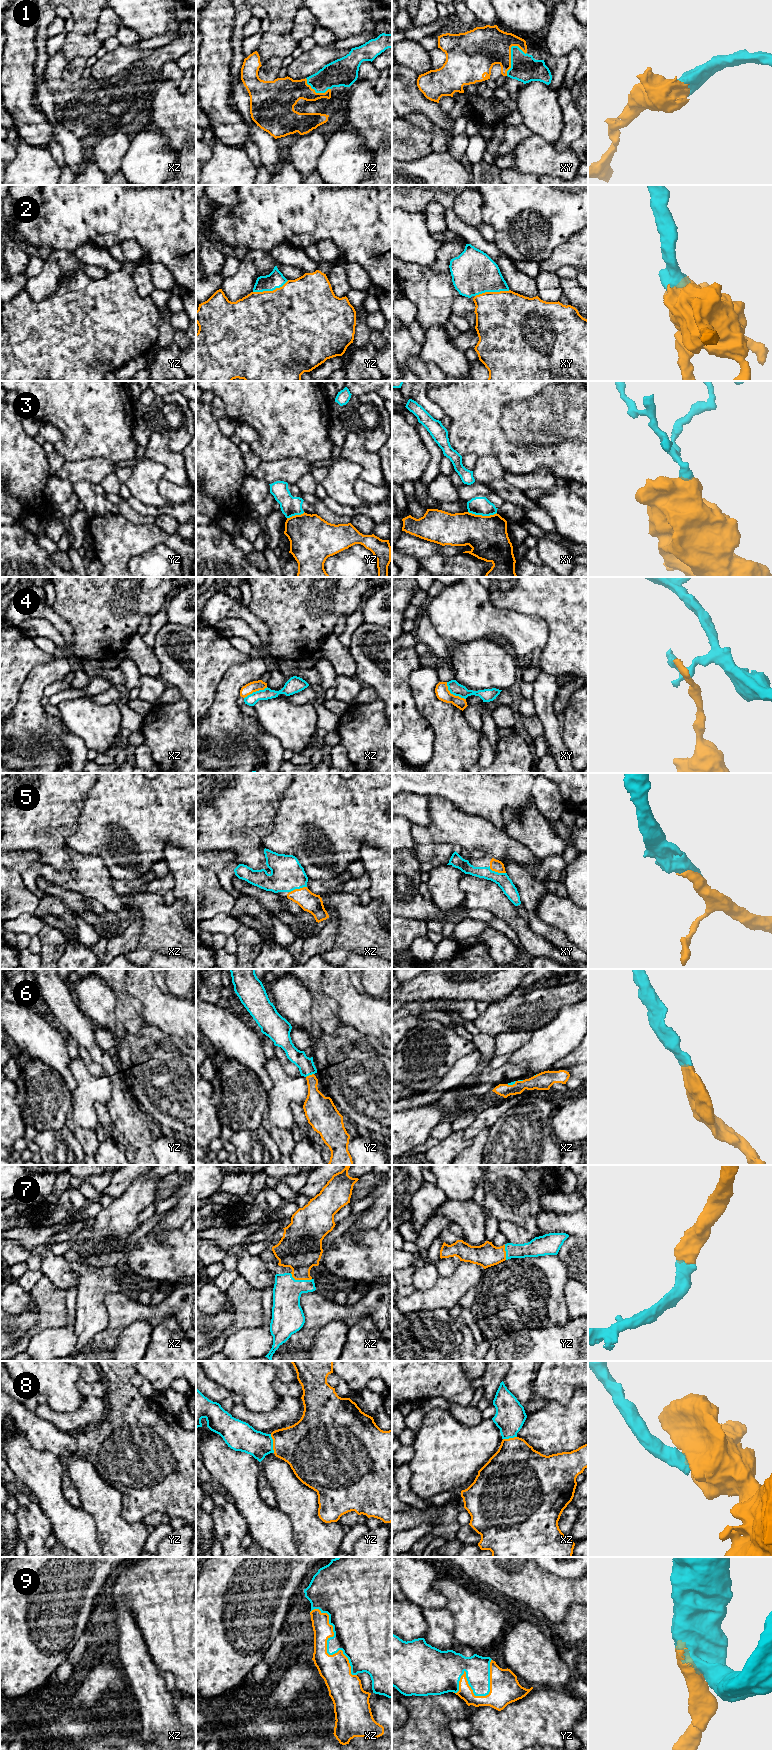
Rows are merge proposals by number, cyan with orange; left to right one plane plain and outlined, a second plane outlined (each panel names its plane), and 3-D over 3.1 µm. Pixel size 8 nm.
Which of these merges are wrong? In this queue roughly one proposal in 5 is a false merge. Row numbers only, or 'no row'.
3, 4

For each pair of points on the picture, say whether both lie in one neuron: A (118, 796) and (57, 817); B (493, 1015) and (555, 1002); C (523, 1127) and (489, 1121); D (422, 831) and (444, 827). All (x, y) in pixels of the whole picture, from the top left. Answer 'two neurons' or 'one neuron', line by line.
A: two neurons
B: one neuron
C: two neurons
D: one neuron

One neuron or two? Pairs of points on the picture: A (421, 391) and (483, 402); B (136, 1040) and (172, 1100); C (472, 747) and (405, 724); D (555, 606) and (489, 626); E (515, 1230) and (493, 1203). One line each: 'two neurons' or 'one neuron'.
A: two neurons
B: one neuron
C: two neurons
D: two neurons
E: two neurons

